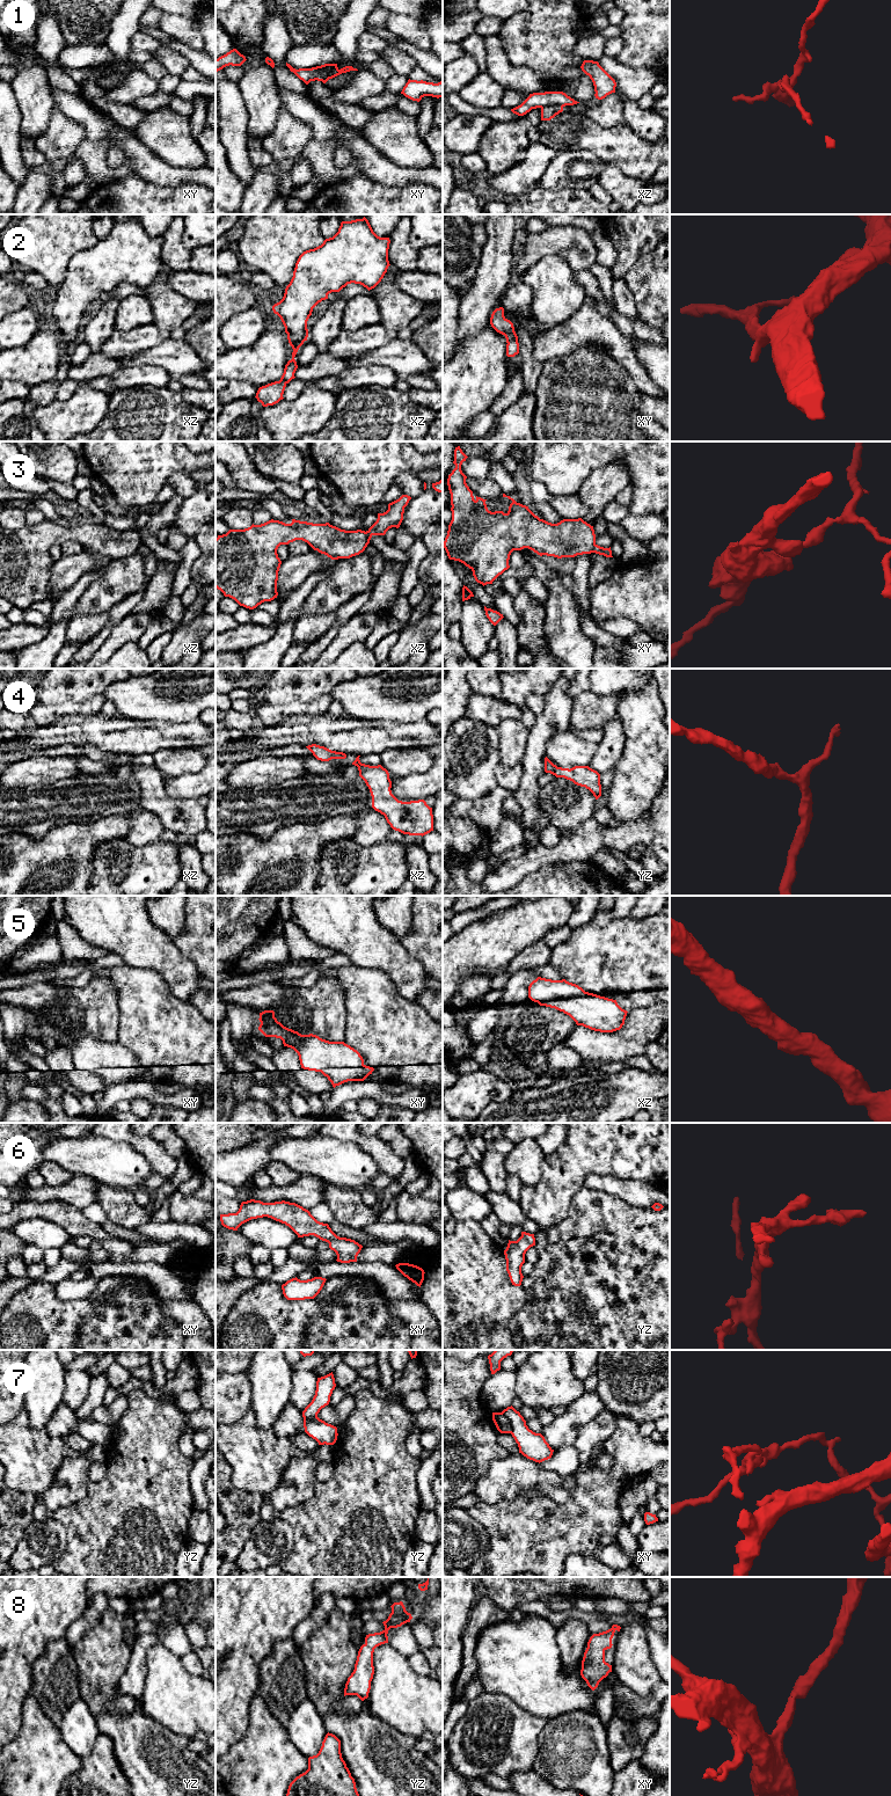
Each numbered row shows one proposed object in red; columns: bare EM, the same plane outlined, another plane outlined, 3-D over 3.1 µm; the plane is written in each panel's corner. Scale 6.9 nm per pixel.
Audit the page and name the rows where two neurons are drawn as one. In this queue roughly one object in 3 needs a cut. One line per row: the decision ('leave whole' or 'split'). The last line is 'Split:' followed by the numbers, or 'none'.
1: split
2: leave whole
3: split
4: leave whole
5: leave whole
6: leave whole
7: split
8: leave whole
Split: 1, 3, 7

